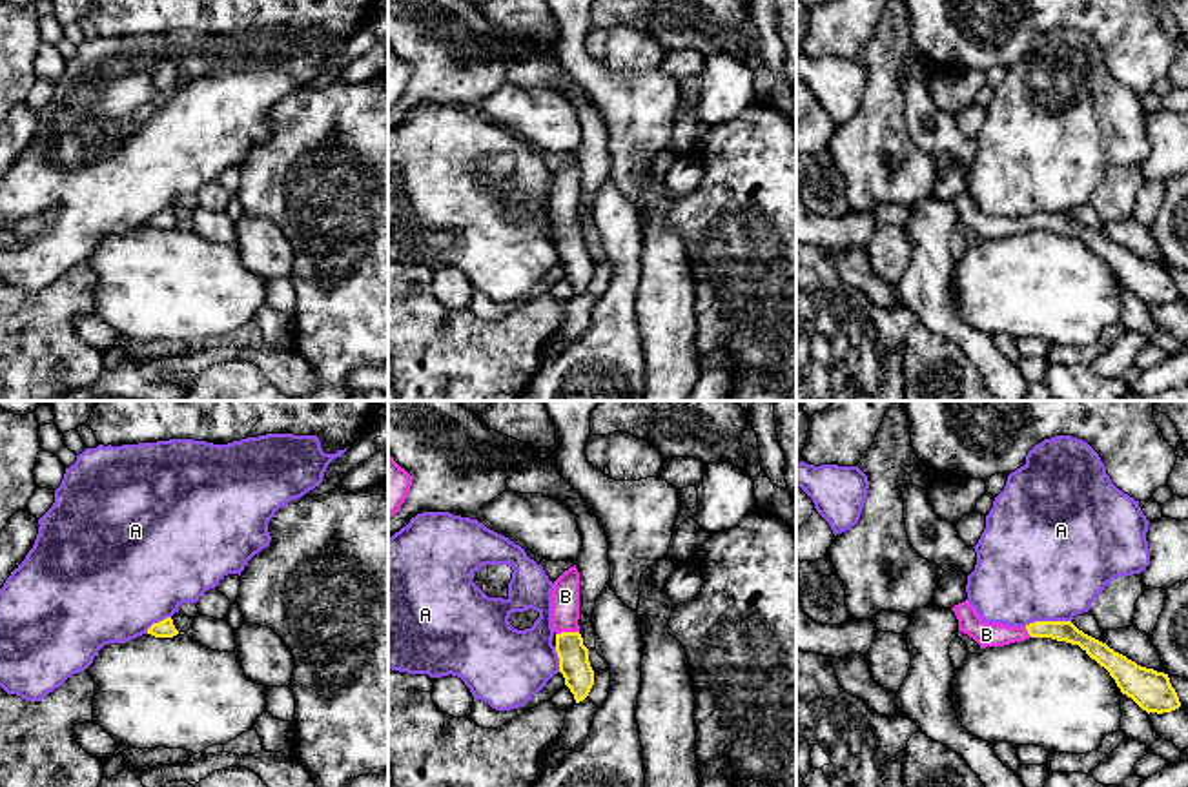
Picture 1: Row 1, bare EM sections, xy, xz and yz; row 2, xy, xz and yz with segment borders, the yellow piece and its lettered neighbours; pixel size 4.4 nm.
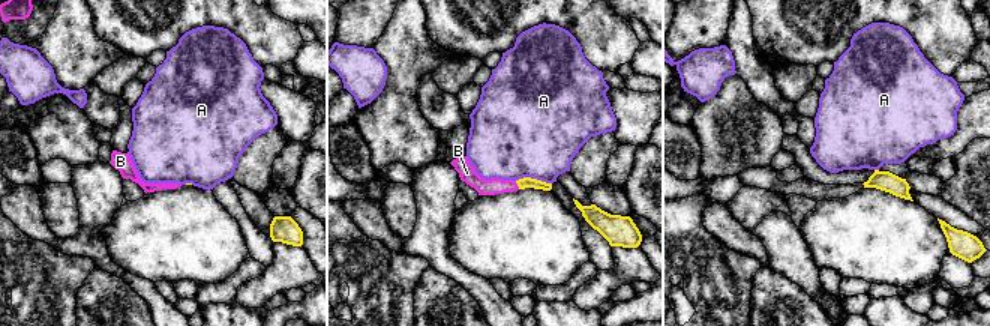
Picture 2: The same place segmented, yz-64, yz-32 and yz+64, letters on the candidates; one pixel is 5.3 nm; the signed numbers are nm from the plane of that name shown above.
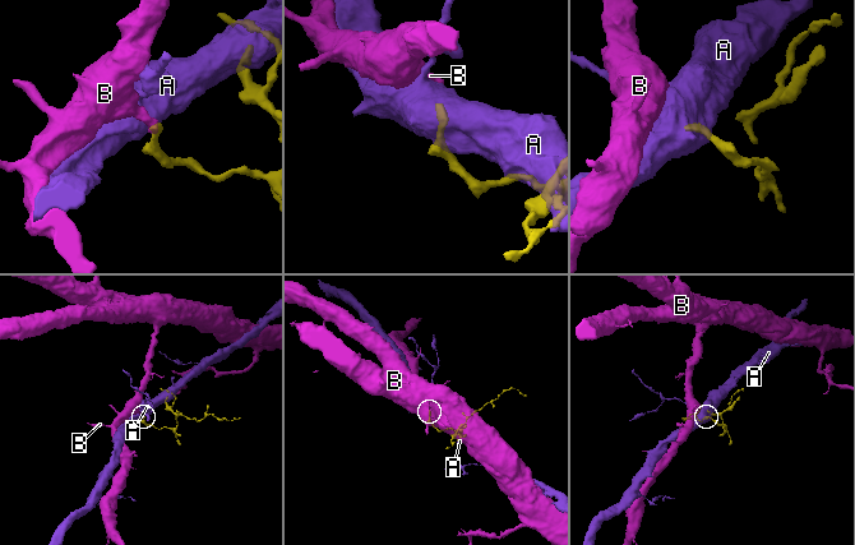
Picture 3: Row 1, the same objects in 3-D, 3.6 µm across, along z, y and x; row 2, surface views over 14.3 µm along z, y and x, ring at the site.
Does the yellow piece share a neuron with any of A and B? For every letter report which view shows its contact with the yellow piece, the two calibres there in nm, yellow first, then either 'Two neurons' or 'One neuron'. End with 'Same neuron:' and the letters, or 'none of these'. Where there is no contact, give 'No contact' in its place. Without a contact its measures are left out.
A: Touches yellow in yz. Thickness 100 nm (yellow) against 500 nm. Two neurons
B: Touches yellow in xz. Thickness 140 nm (yellow) against 130 nm. One neuron
Same neuron: B

